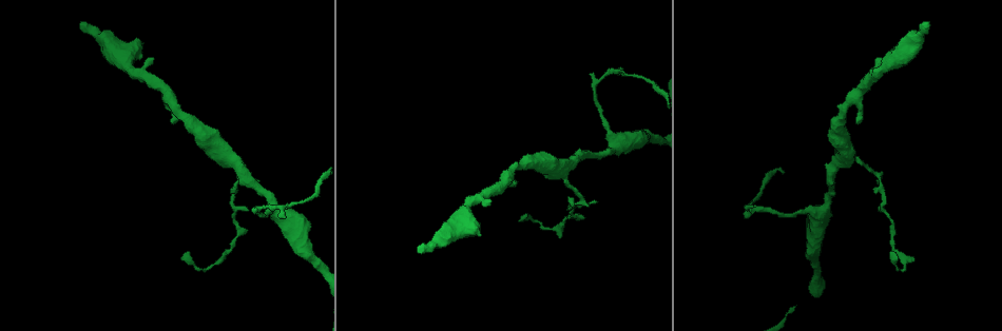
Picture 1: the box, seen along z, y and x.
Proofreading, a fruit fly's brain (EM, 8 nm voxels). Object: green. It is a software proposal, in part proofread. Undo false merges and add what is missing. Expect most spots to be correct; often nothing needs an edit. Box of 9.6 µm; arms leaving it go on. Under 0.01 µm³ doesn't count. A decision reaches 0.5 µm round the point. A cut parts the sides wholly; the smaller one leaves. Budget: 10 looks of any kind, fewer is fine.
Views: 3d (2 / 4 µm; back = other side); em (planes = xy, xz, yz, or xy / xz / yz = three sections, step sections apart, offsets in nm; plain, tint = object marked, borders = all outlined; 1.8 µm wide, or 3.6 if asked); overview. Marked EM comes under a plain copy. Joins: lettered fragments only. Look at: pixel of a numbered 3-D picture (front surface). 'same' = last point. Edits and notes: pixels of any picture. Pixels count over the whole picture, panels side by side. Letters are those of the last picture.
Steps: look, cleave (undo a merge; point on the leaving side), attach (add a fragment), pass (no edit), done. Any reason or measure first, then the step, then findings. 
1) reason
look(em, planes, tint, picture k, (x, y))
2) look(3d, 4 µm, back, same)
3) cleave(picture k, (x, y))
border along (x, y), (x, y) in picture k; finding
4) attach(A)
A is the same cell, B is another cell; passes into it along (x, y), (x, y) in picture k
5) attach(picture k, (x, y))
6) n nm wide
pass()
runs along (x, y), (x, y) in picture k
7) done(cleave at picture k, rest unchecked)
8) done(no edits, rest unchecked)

look(3d, 2 µm, picture 1, (855, 123))

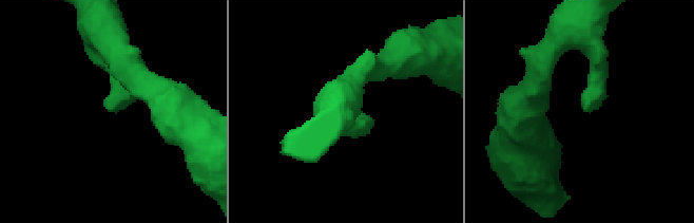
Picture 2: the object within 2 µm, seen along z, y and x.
now the EM
look(em, planes, borders, picture 2, (583, 106))

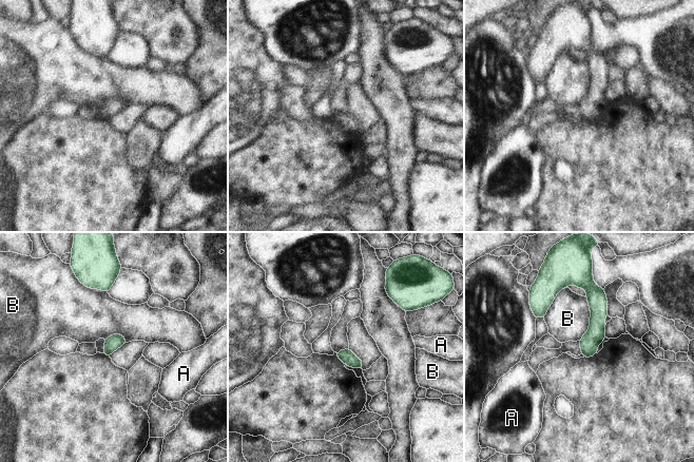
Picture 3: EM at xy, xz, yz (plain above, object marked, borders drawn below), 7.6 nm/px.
B touches over 340 nm
pass()
A and B are other cells; border along (586, 297), (590, 327), (579, 340) in picture 3; no lettered fragment goes on from it

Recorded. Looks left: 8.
an open end
look(em, planes, borders, picture 1, (491, 200))

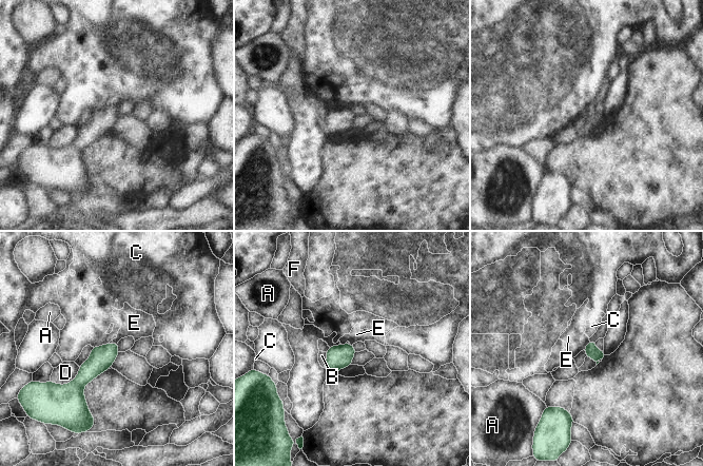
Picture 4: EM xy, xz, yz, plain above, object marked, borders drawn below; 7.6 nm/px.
pass()
A, B, C, D, E and F are other cells; runs along (115, 346), (79, 383), (83, 403) in picture 4; no lettered fragment goes on from it

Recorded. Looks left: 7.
branch stops here
look(3d, 4 µm, back, picture 1, (927, 22))

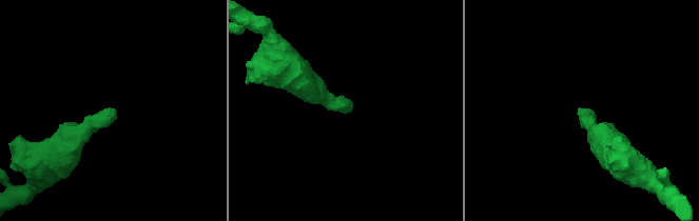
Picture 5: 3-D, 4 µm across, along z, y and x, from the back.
need the tissue
look(em, planes, borders, picture 5, (114, 108))

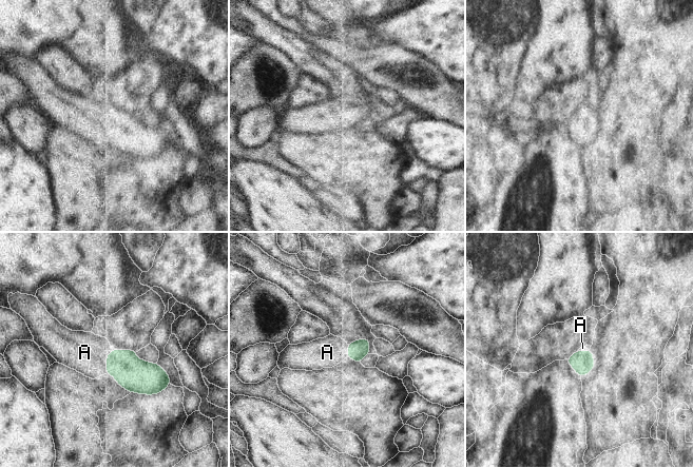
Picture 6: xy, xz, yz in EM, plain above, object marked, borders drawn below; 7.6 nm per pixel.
A touches over 190 nm
attach(A)
A is the same cell; passes into it along (134, 374), (107, 361), (84, 352) in picture 6; it goes on there

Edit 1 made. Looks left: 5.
long arm stops here
look(em, xy, step 16, borders, picture 1, (525, 213))

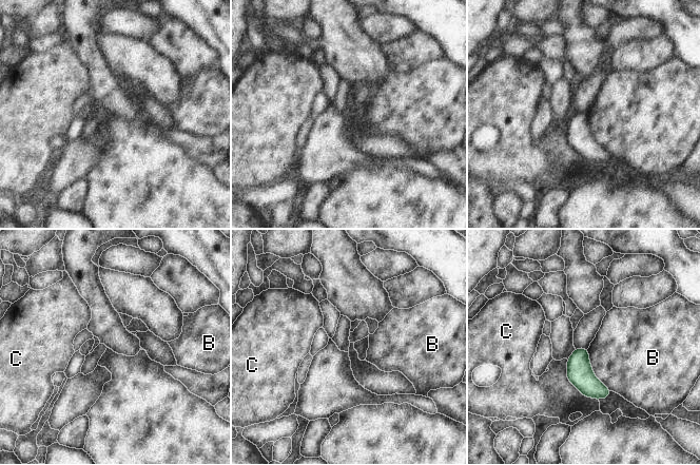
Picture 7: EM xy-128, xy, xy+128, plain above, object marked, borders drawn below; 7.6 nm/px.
140 nm wide
pass()
B and C are other cells; border along (586, 349), (594, 374), (610, 390) in picture 7; none of them fits

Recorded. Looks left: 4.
done(attach at picture 6, rest unchecked)

